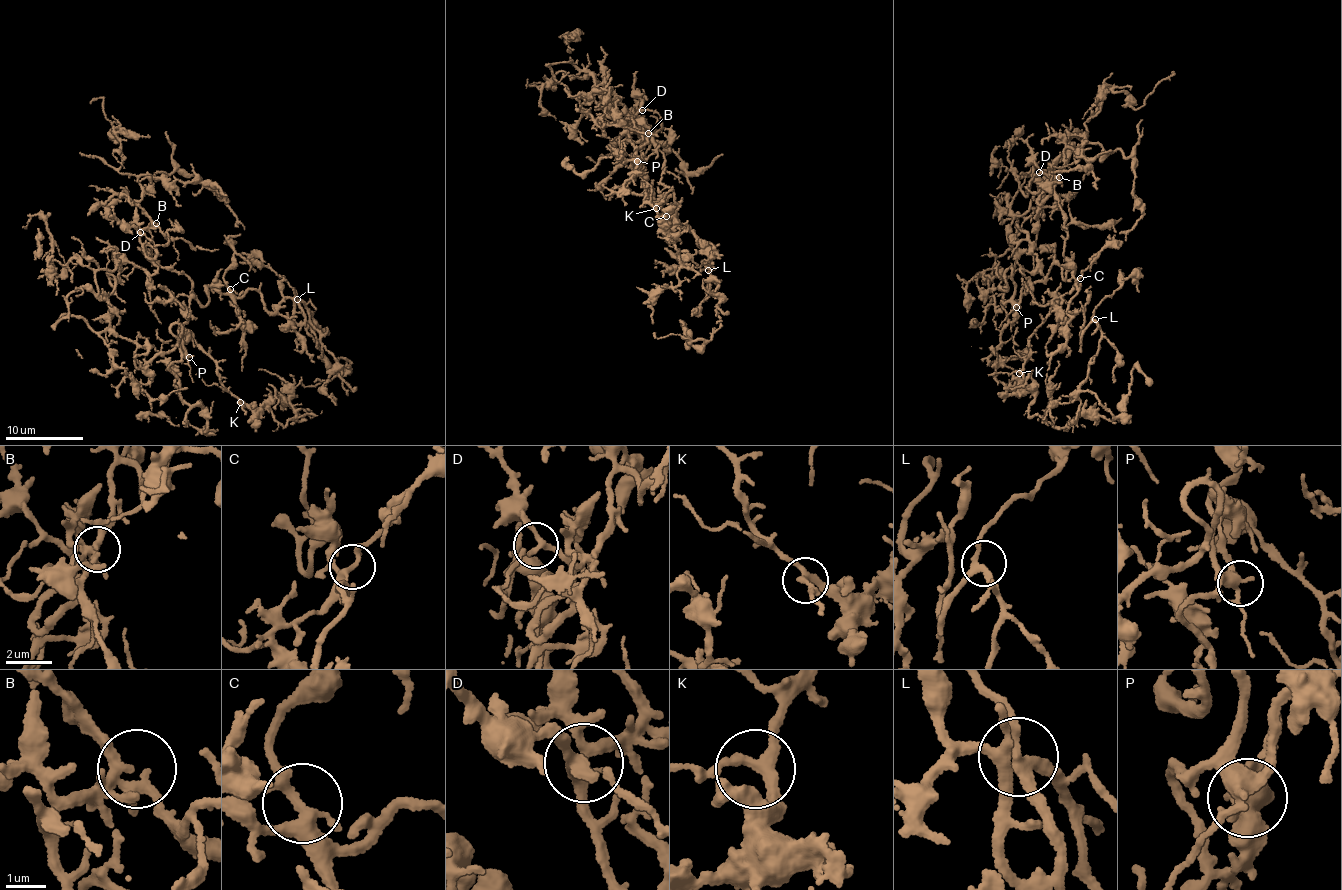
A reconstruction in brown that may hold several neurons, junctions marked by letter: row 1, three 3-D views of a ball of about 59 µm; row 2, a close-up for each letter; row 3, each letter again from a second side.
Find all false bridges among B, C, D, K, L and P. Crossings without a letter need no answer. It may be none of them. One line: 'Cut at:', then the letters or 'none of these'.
Cut at: none of these

